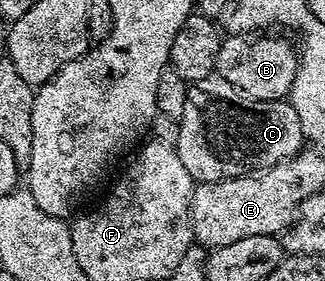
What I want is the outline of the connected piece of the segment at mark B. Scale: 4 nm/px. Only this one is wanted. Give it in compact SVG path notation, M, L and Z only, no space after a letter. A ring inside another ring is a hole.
M227 34L220 45L220 53L216 53L214 70L220 77L224 77L224 81L228 81L228 85L232 85L240 94L247 95L250 99L286 99L294 80L296 51L282 39L266 38L270 37Z

